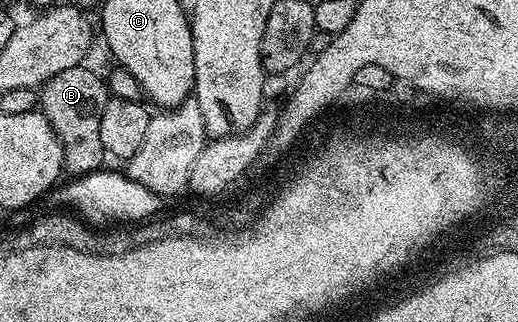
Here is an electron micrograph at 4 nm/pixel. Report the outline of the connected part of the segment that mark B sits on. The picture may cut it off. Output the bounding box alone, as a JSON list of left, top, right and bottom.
[39,66,110,176]

